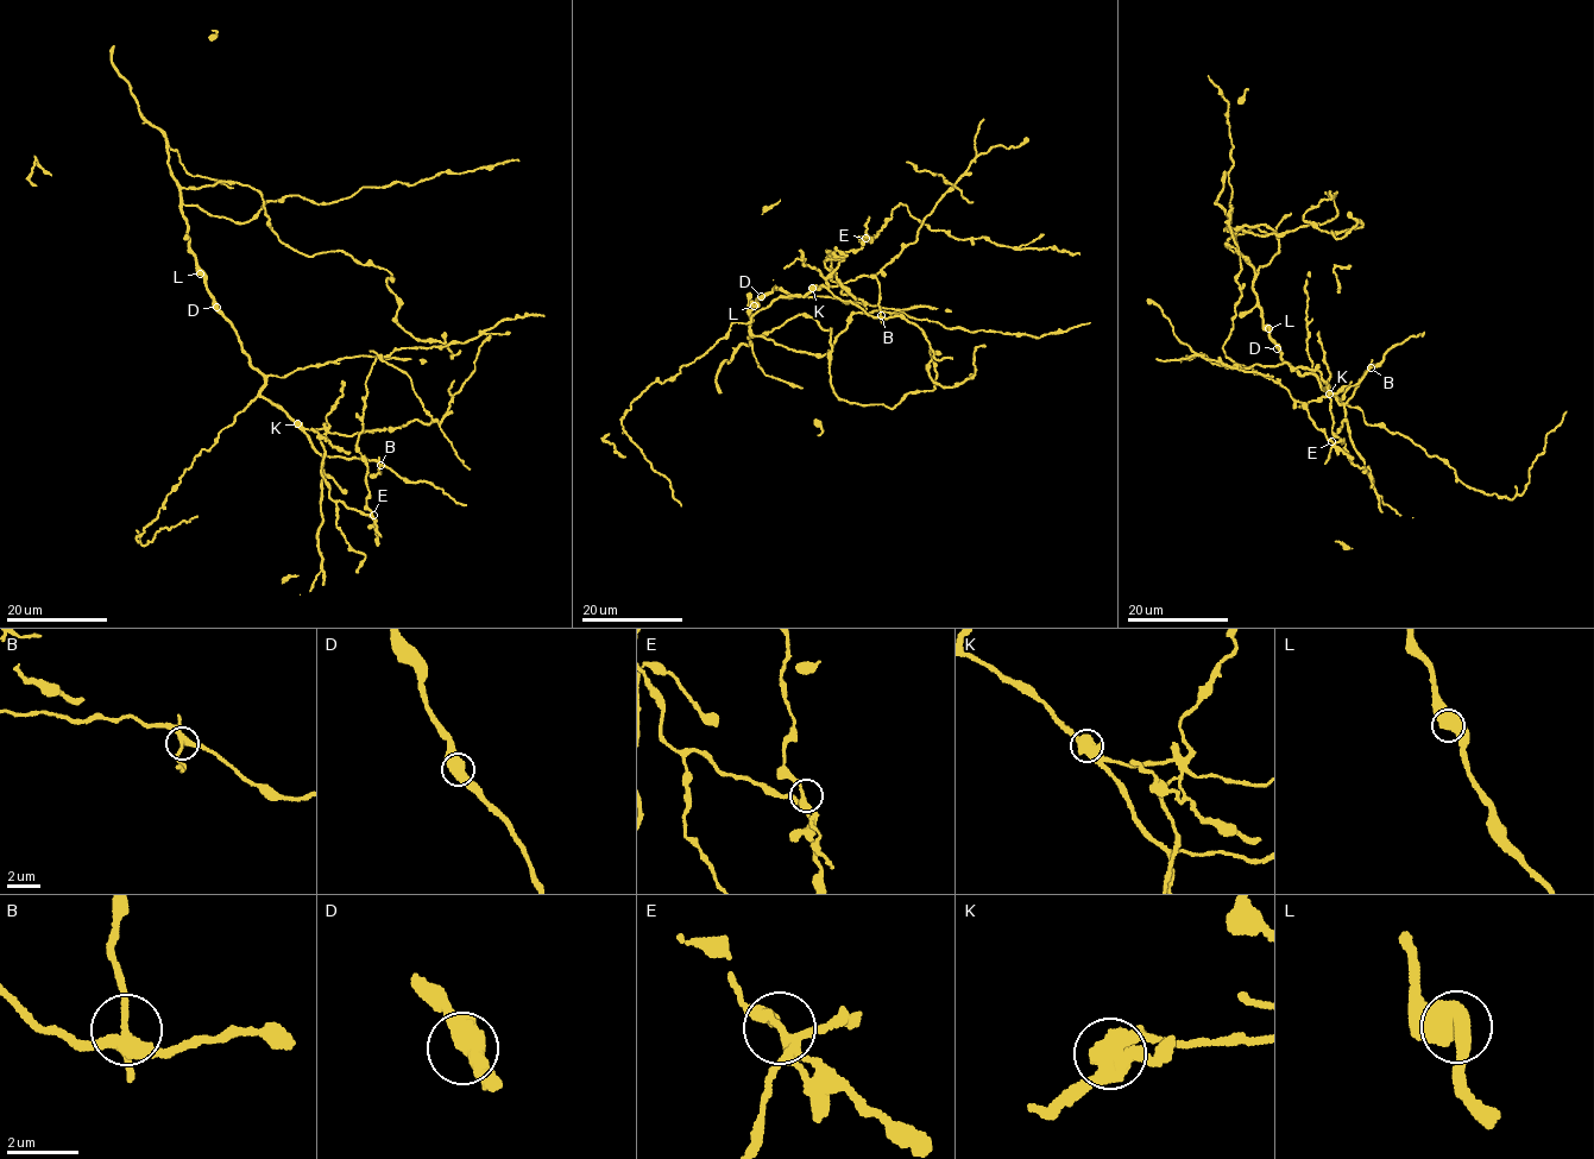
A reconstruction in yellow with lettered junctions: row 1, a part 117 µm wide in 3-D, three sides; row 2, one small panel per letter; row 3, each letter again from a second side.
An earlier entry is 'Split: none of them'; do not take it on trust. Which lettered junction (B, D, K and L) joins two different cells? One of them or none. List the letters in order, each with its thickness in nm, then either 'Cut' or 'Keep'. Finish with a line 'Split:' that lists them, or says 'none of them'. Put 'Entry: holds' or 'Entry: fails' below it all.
B: Thickness 300 nm. Keep
D: Thickness 550 nm. Keep
K: Thickness 550 nm. Cut
L: Thickness 600 nm. Keep
Split: K
Entry: fails

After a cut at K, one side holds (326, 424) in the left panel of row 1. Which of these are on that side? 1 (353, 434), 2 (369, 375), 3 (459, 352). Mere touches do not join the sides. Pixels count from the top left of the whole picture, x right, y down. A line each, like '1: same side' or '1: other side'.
1: same side
2: same side
3: other side

